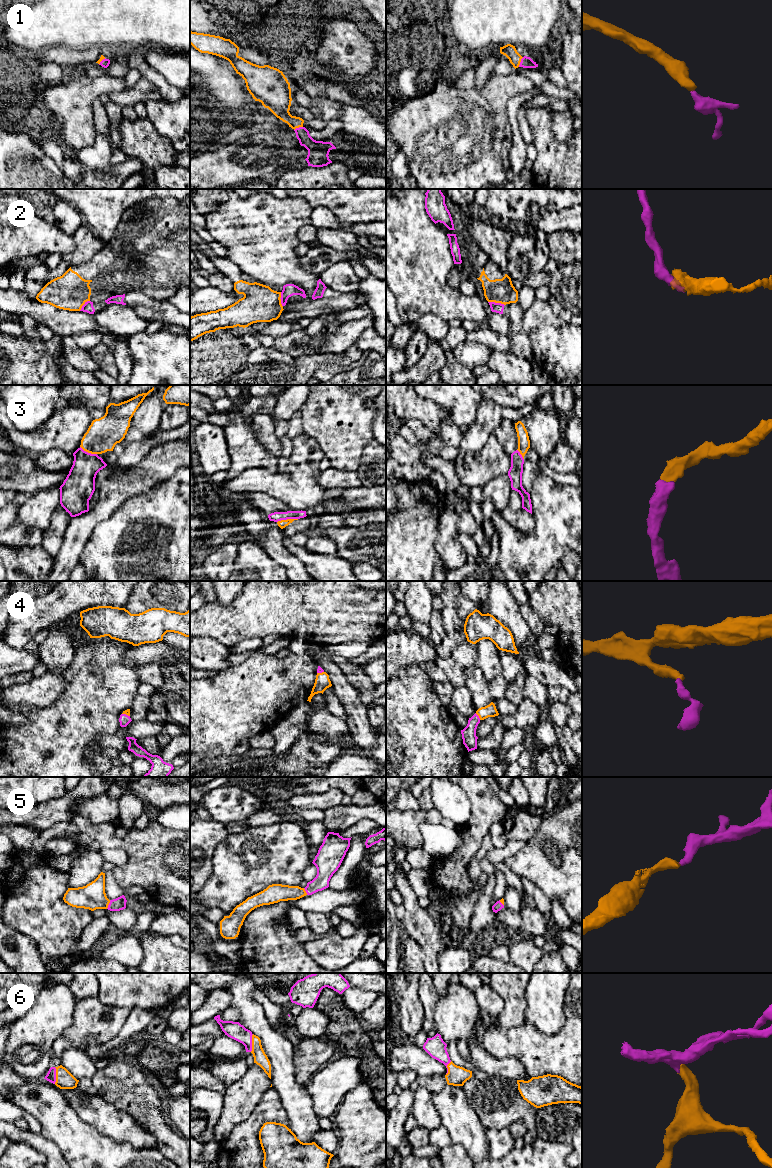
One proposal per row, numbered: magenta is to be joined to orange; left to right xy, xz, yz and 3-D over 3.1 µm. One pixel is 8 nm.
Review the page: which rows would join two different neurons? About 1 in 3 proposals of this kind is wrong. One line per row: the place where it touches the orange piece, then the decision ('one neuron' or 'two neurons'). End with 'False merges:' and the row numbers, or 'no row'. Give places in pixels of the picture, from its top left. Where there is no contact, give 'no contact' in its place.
1: contact yz (520, 61); one neuron
2: contact yz (496, 302); two neurons
3: contact xz (287, 519); one neuron
4: contact yz (478, 715); one neuron
5: contact xy (108, 904); one neuron
6: contact xz (252, 1043); one neuron
False merges: 2

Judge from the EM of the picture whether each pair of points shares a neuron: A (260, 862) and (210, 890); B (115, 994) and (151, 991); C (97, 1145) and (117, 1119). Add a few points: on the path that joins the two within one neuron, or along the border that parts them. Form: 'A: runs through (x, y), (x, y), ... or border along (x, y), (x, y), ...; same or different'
A: runs through (248, 864), (222, 890); same
B: runs through (124, 994), (136, 995), (142, 991); same
C: border along (84, 1123), (92, 1126), (101, 1135), (127, 1142); different

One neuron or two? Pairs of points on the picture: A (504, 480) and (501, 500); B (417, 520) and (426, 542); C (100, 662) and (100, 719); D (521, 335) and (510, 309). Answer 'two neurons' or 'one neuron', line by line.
A: one neuron
B: one neuron
C: two neurons
D: one neuron

